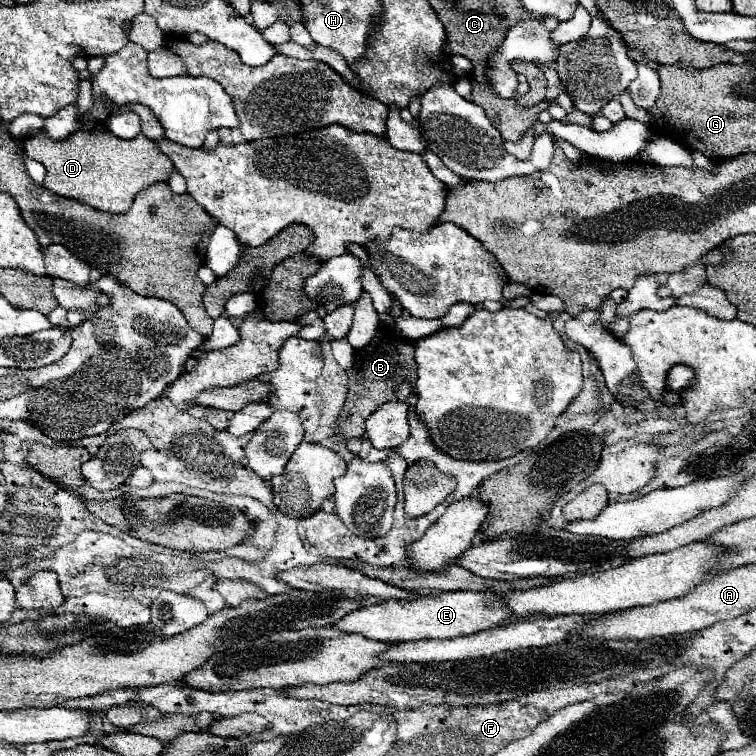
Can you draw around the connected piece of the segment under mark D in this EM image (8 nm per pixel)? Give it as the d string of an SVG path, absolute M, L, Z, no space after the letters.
M95 122L93 128L81 128L77 132L73 132L71 136L67 136L67 140L53 140L49 136L45 136L43 132L33 134L31 138L25 140L25 154L37 162L41 162L47 168L47 178L43 182L43 186L59 196L77 200L81 204L87 204L95 210L101 212L111 212L111 214L123 214L129 210L129 206L133 204L133 198L149 188L155 182L165 182L169 178L169 174L173 172L173 164L167 156L163 156L163 152L159 152L159 148L155 148L155 142L149 140L147 136L139 134L137 138L131 140L123 140L117 138L115 134L111 134L111 130L105 126L105 122Z

